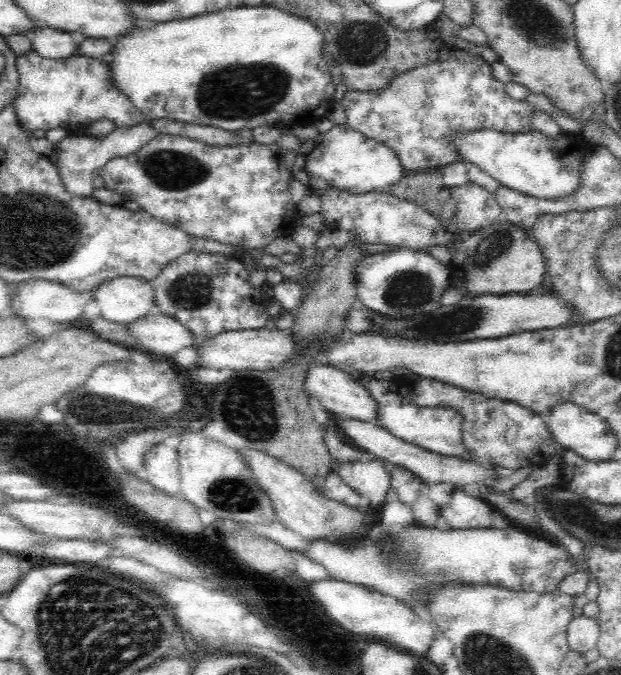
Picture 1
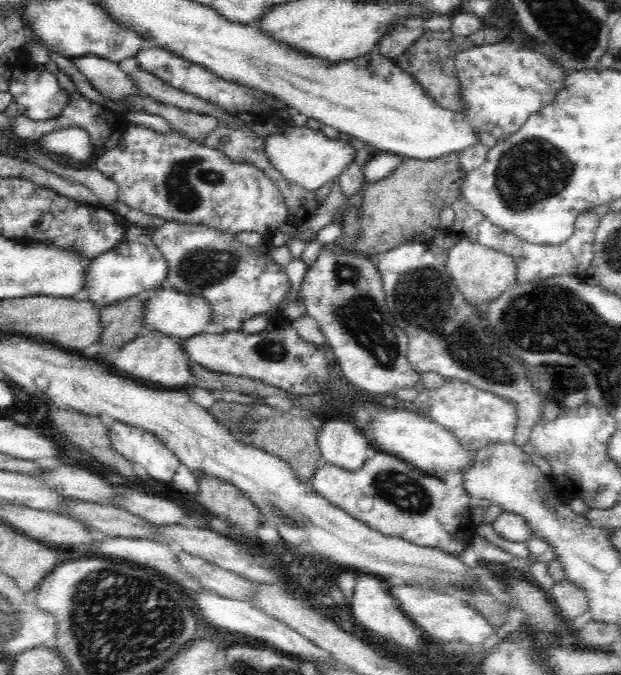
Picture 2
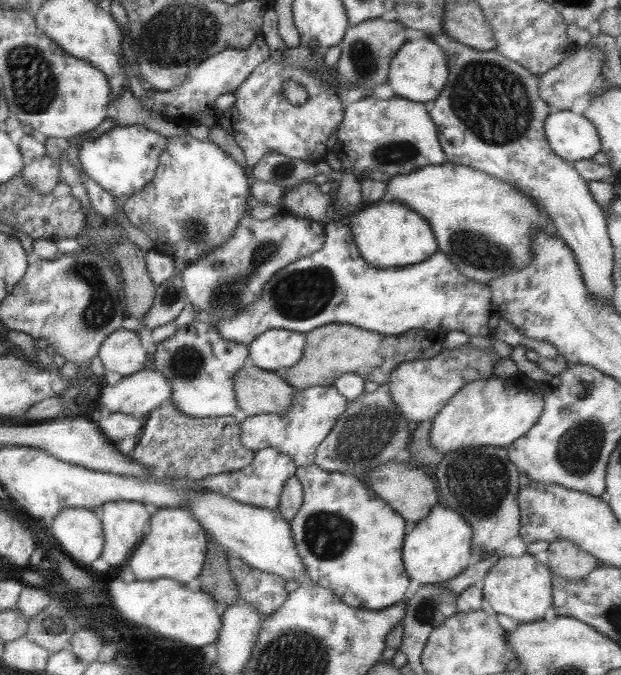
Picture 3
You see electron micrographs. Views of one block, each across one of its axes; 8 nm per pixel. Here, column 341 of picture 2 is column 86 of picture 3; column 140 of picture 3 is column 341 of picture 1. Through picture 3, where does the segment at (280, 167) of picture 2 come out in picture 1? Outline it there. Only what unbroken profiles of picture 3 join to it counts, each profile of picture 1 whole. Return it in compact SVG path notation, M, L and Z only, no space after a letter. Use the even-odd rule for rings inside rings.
M346 124L334 125L327 132L305 141L297 152L295 163L289 169L292 179L304 183L310 193L318 196L332 188L354 194L384 192L406 173L394 150L384 143L362 136L362 133Z

